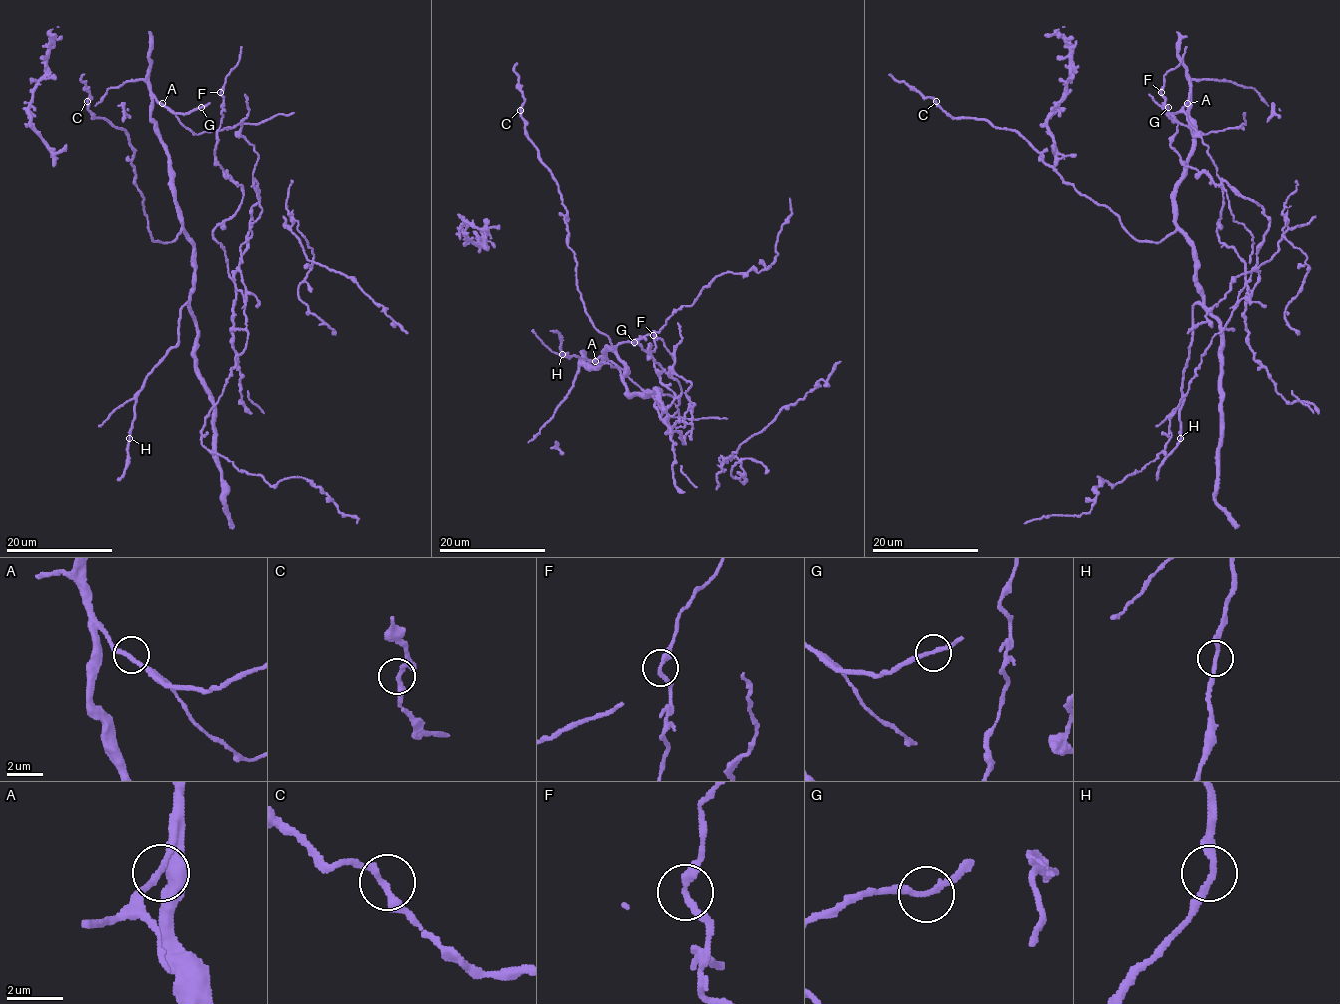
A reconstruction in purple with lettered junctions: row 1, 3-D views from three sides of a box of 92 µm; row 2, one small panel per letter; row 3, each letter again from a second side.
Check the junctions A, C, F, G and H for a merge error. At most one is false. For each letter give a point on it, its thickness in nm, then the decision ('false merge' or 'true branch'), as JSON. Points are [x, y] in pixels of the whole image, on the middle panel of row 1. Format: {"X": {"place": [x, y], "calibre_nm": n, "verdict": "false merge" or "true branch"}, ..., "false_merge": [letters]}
{"A": {"place": [595, 361], "calibre_nm": 240, "verdict": "true branch"}, "C": {"place": [520, 110], "calibre_nm": 240, "verdict": "true branch"}, "F": {"place": [653, 335], "calibre_nm": 240, "verdict": "false merge"}, "G": {"place": [634, 342], "calibre_nm": 200, "verdict": "true branch"}, "H": {"place": [562, 354], "calibre_nm": 240, "verdict": "true branch"}, "false_merge": ["F"]}

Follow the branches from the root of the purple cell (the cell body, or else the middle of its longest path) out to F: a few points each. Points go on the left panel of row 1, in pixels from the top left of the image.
F: (217, 136), (222, 118), (223, 95), (221, 93)

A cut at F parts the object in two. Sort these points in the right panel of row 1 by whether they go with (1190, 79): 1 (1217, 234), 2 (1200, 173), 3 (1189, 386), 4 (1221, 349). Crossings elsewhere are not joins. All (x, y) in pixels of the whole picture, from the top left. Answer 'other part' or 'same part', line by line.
1: other part
2: other part
3: other part
4: same part

